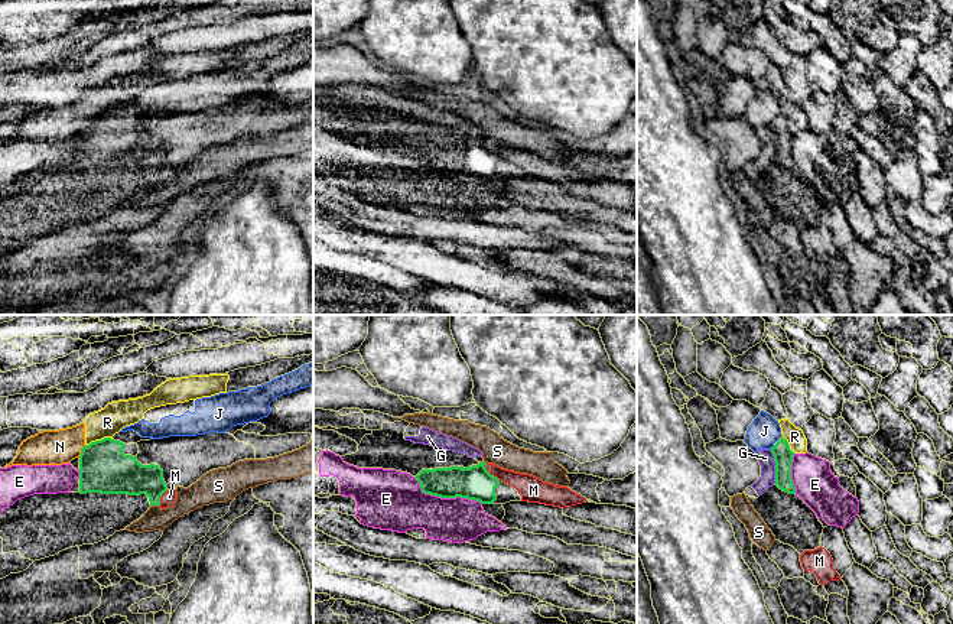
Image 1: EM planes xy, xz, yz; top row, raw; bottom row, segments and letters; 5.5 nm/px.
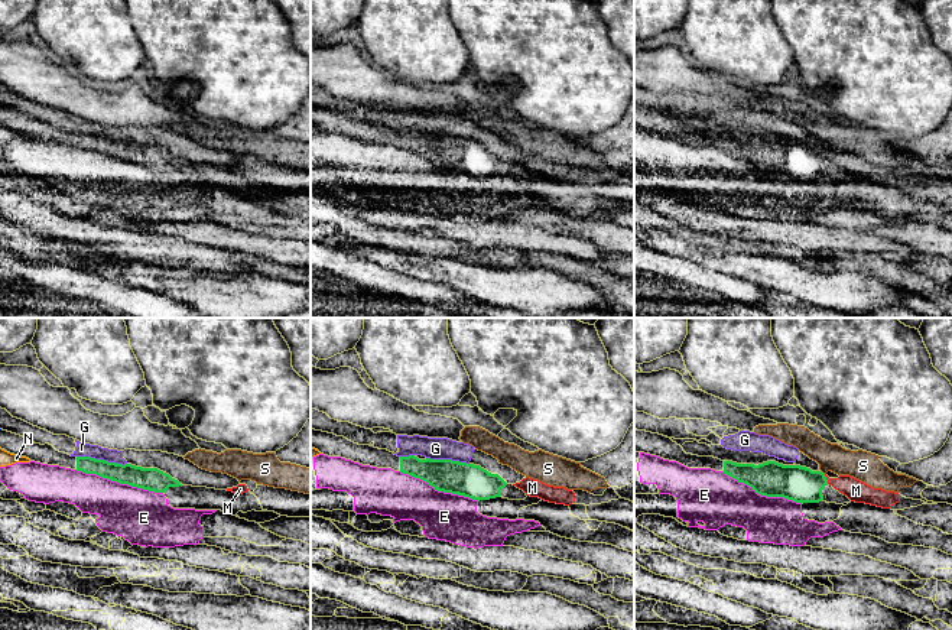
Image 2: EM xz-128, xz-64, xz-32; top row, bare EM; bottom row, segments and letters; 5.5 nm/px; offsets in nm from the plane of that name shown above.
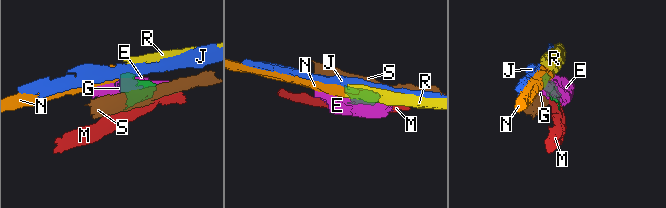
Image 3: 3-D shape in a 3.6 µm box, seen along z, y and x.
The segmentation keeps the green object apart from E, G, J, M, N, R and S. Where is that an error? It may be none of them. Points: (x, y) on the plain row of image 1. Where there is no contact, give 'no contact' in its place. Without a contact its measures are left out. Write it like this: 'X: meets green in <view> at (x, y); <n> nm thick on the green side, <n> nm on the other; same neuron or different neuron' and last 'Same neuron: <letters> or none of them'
E: meets green in xz at (445, 174); 190 nm thick on the green side, 280 nm on the other; different neuron
G: meets green in yz at (776, 143); 110 nm thick on the green side, 90 nm on the other; different neuron
J: meets green in yz at (773, 123); 110 nm thick on the green side, 170 nm on the other; different neuron
M: meets green in xz at (488, 149); 190 nm thick on the green side, 140 nm on the other; different neuron
N: meets green in xy at (81, 127); 280 nm thick on the green side, 190 nm on the other; different neuron
R: meets green in xy at (98, 117); 280 nm thick on the green side, 160 nm on the other; different neuron
S: meets green in xy at (155, 181); 220 nm thick on the green side, 140 nm on the other; different neuron
Same neuron: none of them

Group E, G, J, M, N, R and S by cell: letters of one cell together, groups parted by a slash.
E / G / J / M / N R / S

